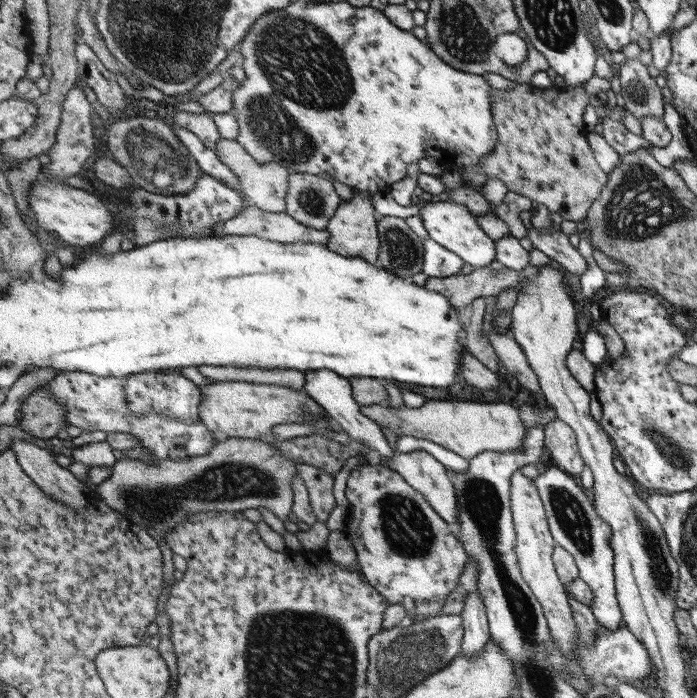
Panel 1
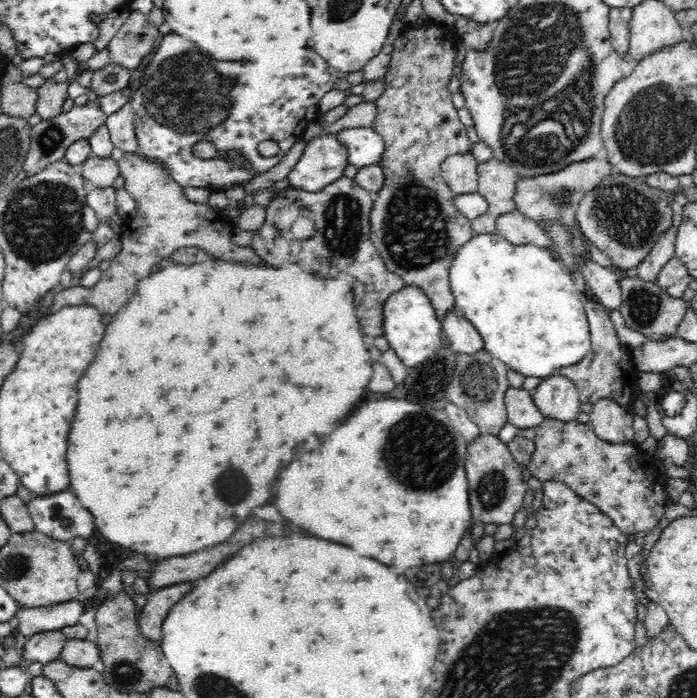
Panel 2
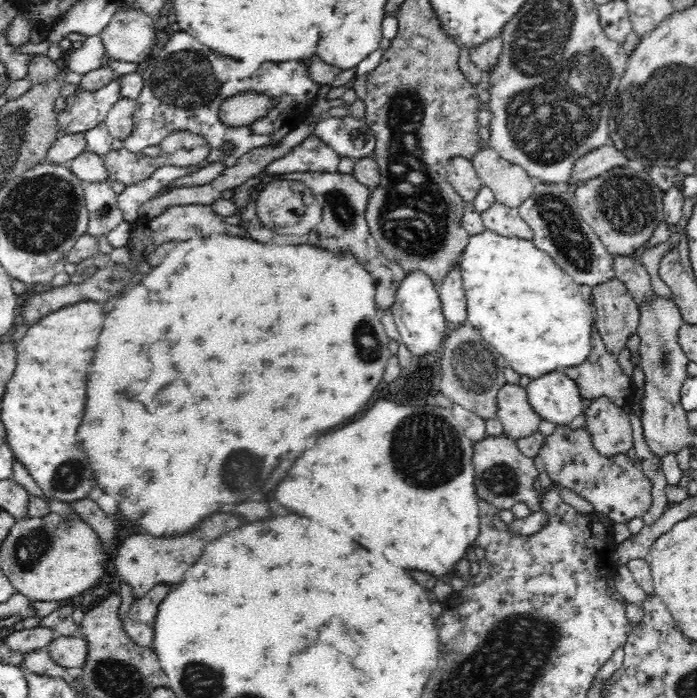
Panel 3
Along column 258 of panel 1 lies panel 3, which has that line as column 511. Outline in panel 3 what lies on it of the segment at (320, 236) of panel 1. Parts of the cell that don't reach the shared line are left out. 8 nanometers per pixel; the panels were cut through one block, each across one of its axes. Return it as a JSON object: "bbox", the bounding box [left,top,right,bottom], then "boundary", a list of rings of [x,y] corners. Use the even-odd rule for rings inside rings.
{"bbox":[480,202,532,242],"boundary":[[[496,202],[494,206],[480,212],[484,228],[502,236],[516,236],[520,240],[532,242],[532,230],[526,220],[522,220],[520,210],[516,206],[508,206]]]}

